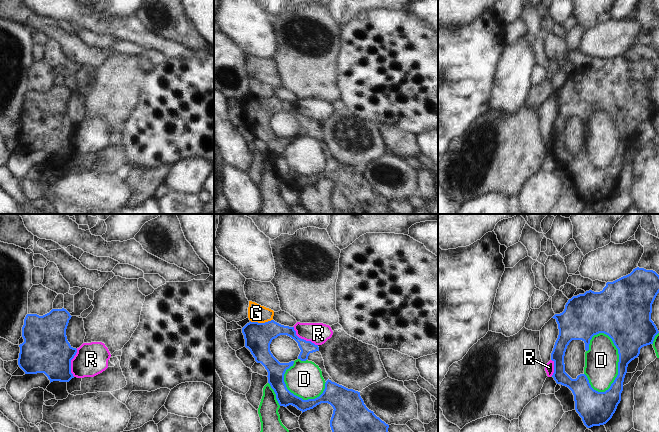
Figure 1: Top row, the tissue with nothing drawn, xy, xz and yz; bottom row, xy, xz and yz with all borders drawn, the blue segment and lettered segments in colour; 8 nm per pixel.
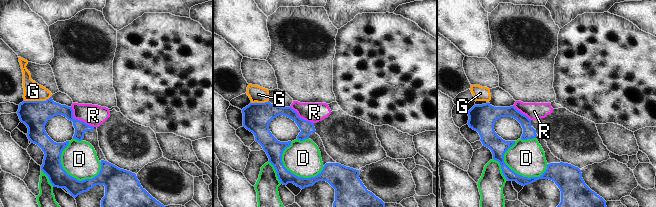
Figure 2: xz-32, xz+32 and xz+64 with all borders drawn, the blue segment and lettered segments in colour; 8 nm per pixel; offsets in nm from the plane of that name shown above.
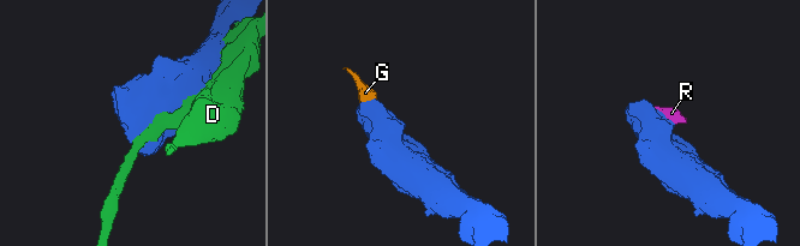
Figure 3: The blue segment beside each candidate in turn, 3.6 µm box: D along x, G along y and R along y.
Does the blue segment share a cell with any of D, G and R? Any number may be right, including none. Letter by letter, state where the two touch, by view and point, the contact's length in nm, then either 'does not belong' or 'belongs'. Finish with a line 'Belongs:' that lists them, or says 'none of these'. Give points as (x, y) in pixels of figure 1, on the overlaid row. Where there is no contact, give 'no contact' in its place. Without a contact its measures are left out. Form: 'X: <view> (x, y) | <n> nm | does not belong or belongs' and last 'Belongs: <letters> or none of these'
D: yz (618, 365) | 480 nm | does not belong
G: xz (261, 323) | 180 nm | does not belong
R: xz (303, 339) | 260 nm | does not belong
Belongs: none of these

